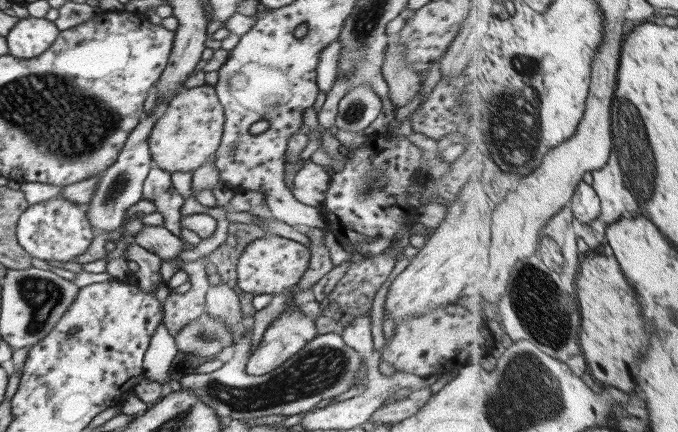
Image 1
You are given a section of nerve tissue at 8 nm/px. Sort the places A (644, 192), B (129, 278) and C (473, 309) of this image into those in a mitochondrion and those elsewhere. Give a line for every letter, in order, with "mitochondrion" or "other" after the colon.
A: mitochondrion
B: other
C: other

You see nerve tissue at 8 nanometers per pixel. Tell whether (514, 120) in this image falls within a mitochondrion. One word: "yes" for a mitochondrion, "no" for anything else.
yes

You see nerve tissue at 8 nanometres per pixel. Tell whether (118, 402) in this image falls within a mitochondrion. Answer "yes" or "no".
no

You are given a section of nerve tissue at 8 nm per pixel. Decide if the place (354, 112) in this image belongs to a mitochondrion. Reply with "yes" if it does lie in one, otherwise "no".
yes

